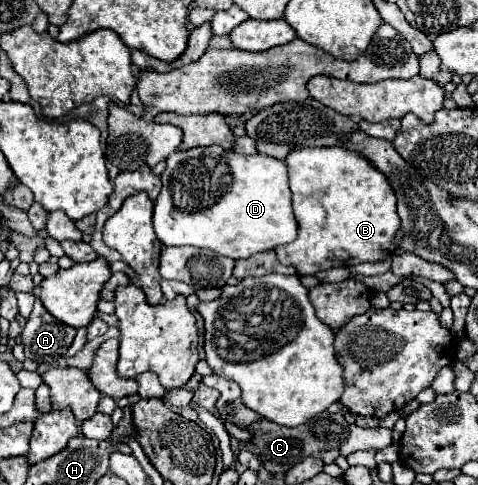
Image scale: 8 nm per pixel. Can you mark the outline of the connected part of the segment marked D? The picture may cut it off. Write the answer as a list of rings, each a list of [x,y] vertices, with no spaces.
[[[220,145],[176,151],[174,155],[170,155],[166,159],[166,169],[162,173],[162,191],[160,191],[160,195],[154,203],[154,231],[156,231],[158,239],[162,241],[162,245],[192,245],[192,247],[202,247],[202,249],[216,251],[216,253],[220,253],[224,257],[230,257],[230,259],[246,259],[254,253],[268,251],[268,249],[274,249],[278,245],[284,245],[284,243],[290,243],[290,241],[296,239],[298,227],[296,227],[296,219],[294,219],[294,213],[292,213],[290,199],[292,199],[292,193],[290,193],[290,187],[288,187],[288,169],[286,169],[284,161],[270,159],[268,155],[260,155],[260,153],[240,155],[240,153],[234,153],[230,149],[222,149]]]

